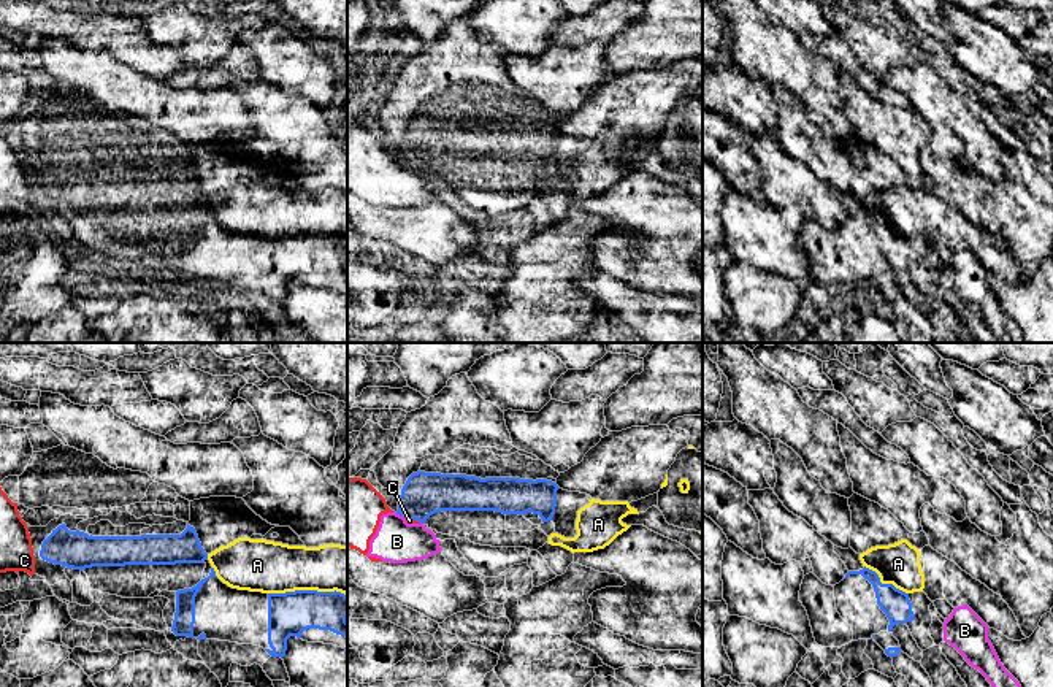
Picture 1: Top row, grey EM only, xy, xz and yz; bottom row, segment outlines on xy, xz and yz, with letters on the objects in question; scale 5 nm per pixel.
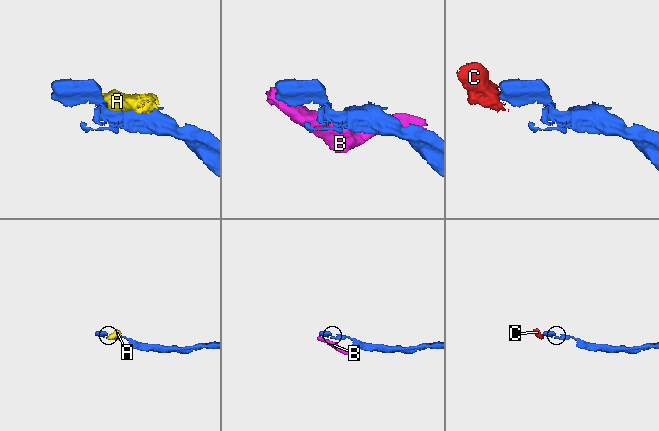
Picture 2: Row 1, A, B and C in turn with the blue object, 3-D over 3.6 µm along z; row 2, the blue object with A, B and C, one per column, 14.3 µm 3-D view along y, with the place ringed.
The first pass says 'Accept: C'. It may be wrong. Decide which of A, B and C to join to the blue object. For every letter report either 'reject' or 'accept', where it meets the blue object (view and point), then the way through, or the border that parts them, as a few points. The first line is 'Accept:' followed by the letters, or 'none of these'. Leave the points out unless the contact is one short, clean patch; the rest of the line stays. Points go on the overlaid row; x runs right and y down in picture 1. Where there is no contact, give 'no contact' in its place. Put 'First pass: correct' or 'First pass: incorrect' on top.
First pass: incorrect
Accept: none of these
A: reject; contact xy (308, 591)
B: reject; contact xz (400, 514); border xz (395, 513), (403, 518)
C: reject; contact xz (413, 518); border xz (405, 516), (421, 522)

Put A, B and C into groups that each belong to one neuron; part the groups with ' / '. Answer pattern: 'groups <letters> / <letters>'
groups A / B C

